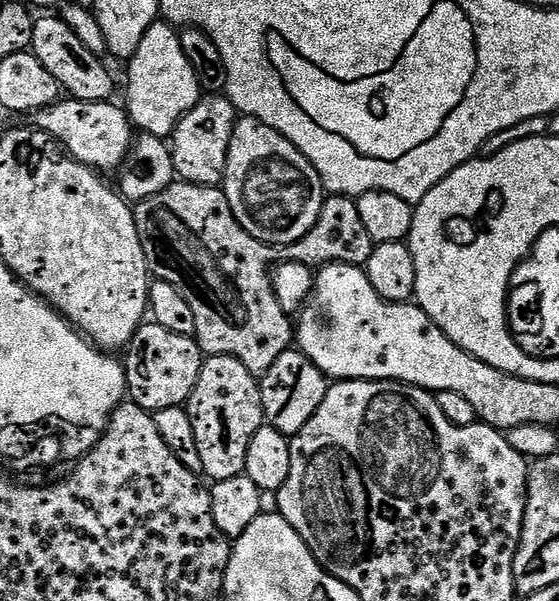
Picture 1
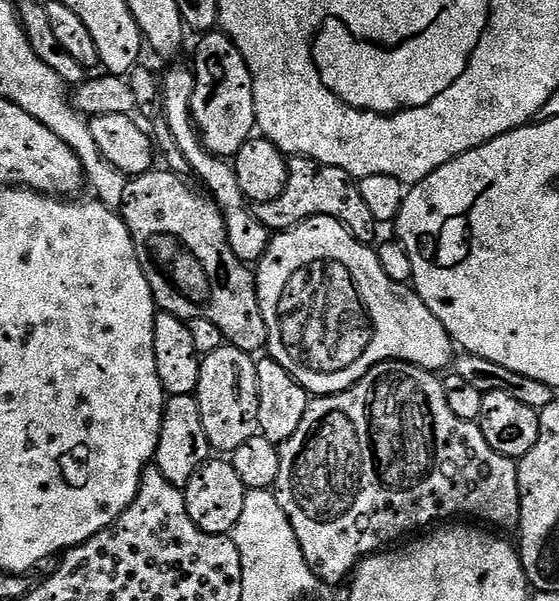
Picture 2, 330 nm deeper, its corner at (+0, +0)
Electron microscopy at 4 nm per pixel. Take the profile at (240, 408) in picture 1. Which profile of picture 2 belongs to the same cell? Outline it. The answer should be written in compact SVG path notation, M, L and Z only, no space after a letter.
M225 346L203 357L194 395L198 410L202 410L202 426L206 430L206 438L217 453L234 453L238 446L242 446L242 442L250 442L250 438L259 433L258 374L256 360L249 353Z

